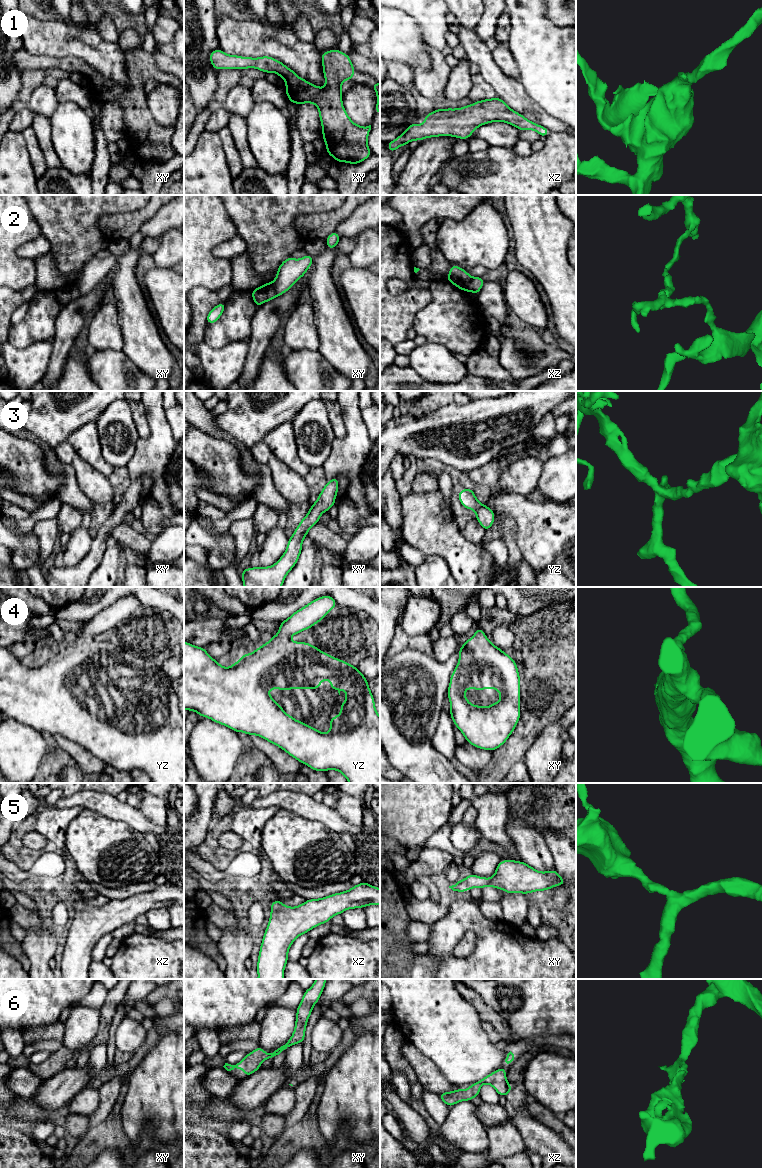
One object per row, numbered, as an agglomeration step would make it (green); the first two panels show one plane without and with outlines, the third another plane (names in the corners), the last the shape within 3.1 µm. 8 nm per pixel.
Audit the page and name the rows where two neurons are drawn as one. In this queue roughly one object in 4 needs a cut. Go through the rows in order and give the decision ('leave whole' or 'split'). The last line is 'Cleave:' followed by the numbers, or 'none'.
1: leave whole
2: split
3: leave whole
4: leave whole
5: leave whole
6: leave whole
Cleave: 2

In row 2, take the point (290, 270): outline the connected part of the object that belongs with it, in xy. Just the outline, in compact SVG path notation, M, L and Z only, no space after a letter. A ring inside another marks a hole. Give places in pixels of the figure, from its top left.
M309 254L298 260L292 256L284 260L277 270L276 278L272 281L277 295L287 292L301 277L305 276L312 264L313 257Z

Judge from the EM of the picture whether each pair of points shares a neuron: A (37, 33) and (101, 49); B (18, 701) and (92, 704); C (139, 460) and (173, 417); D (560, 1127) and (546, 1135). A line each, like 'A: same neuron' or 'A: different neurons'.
A: same neuron
B: same neuron
C: different neurons
D: different neurons

